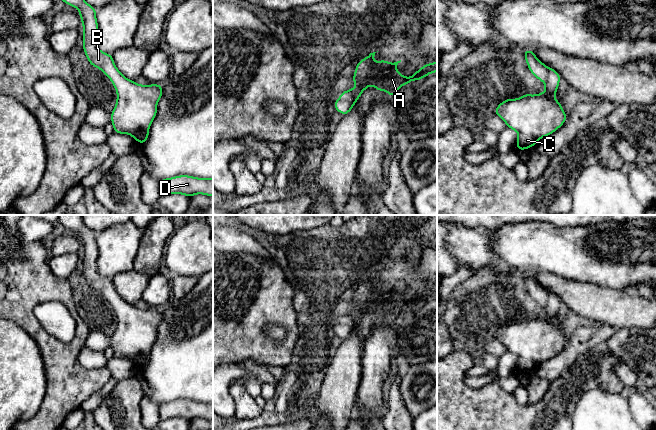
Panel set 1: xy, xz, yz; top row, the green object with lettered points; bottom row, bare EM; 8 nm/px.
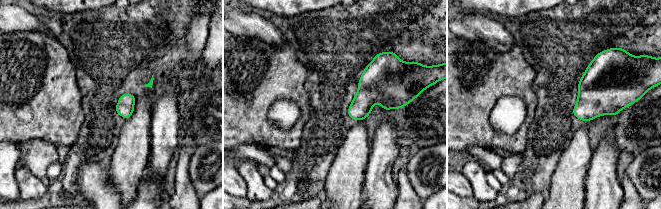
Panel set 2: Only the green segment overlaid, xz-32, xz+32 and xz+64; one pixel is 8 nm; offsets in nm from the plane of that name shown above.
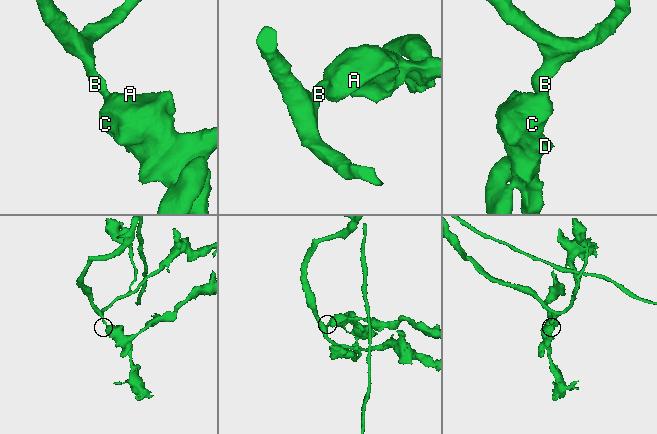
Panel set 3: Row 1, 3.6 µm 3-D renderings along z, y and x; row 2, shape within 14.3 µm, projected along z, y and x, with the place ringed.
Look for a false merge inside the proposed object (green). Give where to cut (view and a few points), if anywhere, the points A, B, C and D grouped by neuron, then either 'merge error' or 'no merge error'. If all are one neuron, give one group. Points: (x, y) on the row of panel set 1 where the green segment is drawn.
cut none; groups A B C D; no merge error

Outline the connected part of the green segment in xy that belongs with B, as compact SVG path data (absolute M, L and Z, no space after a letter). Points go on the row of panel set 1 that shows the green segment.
M85 0L62 1L80 11L83 50L87 60L111 80L117 92L116 104L111 112L114 132L131 135L139 144L145 143L149 127L157 115L157 103L163 95L162 84L140 85L125 78L115 66L113 56L97 47L97 10Z

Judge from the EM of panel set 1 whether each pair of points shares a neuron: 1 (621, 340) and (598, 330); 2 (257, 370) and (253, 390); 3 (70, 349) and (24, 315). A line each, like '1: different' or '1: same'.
1: different
2: same
3: same

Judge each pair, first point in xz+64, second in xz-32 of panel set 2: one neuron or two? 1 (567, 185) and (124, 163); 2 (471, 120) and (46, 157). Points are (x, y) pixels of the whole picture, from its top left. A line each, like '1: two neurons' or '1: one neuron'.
1: one neuron
2: two neurons

